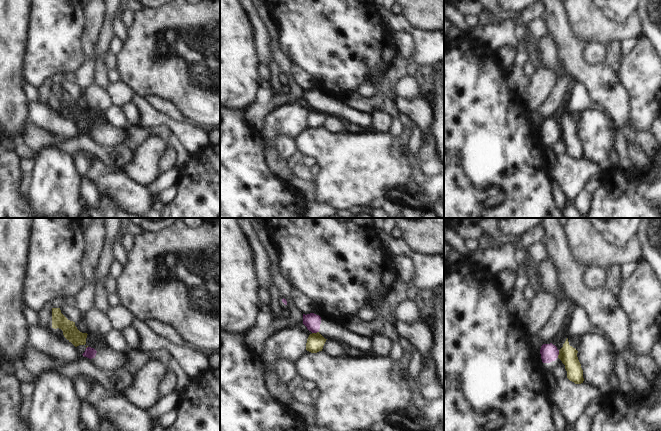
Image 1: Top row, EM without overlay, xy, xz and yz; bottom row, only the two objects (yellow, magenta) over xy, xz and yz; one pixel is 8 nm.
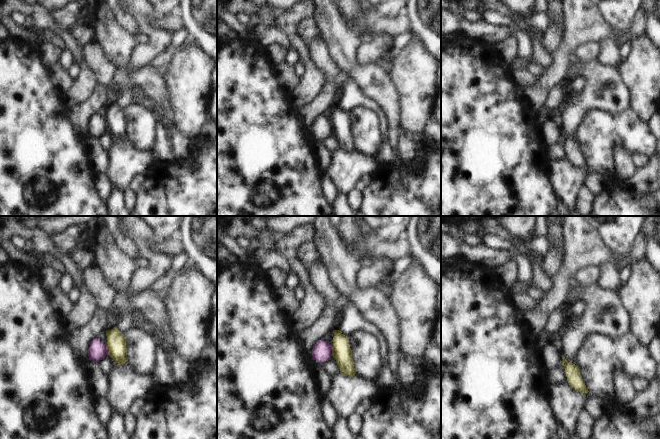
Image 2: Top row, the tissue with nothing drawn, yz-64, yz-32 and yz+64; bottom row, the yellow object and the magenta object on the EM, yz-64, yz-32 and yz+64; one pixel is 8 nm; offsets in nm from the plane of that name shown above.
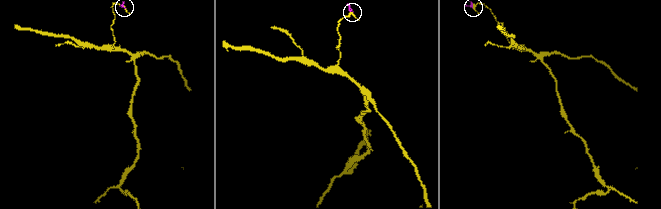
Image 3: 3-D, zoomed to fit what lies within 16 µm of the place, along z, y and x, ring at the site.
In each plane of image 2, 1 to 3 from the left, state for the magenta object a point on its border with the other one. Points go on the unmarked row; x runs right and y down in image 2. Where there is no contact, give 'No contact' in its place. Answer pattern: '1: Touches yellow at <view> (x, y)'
1: Touches yellow at yz-64 (107, 125)
2: Touches yellow at yz-32 (332, 127)
3: No contact.

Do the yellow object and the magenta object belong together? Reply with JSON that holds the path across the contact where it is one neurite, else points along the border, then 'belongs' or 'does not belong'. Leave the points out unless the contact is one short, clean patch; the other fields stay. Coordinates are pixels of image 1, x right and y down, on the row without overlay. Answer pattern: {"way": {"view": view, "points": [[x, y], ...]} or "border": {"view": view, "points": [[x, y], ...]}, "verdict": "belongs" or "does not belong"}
{"border": {"view": "yz", "points": [[559, 126], [557, 133]]}, "verdict": "does not belong"}

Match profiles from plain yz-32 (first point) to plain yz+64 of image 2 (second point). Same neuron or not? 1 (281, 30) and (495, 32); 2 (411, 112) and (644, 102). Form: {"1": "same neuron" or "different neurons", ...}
{"1": "same neuron", "2": "same neuron"}

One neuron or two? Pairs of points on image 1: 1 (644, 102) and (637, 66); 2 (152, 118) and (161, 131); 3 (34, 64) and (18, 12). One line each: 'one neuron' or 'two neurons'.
1: one neuron
2: two neurons
3: two neurons

